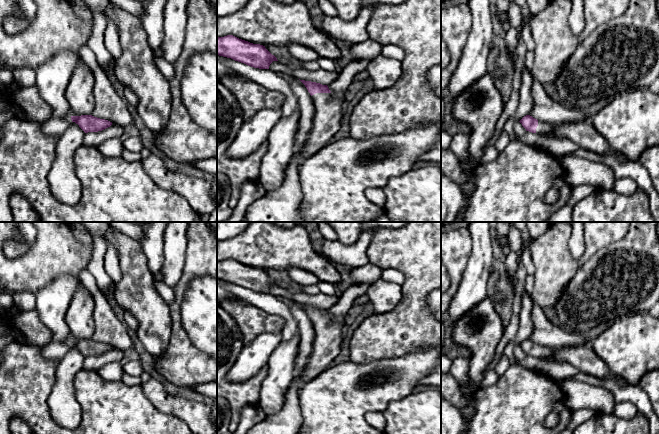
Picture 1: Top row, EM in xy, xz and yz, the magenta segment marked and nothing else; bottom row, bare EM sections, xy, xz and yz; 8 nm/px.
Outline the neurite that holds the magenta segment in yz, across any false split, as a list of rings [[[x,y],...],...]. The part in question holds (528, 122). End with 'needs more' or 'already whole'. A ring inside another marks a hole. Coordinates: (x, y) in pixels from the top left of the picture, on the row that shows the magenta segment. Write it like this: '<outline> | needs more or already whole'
[[[526,115],[519,122],[526,131],[541,135],[552,135],[558,138],[567,138],[585,150],[599,155],[611,154],[620,162],[628,162],[624,155],[609,147],[606,140],[594,129],[591,121],[550,125],[538,121],[530,115]]] | needs more

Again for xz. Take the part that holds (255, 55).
[[[233,35],[217,37],[217,55],[259,69],[269,69],[273,61],[278,61],[265,46],[250,43]]] | already whole

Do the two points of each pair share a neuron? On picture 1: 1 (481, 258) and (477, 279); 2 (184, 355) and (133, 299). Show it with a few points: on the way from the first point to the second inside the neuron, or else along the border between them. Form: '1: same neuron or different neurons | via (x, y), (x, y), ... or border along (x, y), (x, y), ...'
1: same neuron | via (479, 263), (477, 274)
2: different neurons | border along (169, 314), (170, 340), (166, 351), (156, 358)

